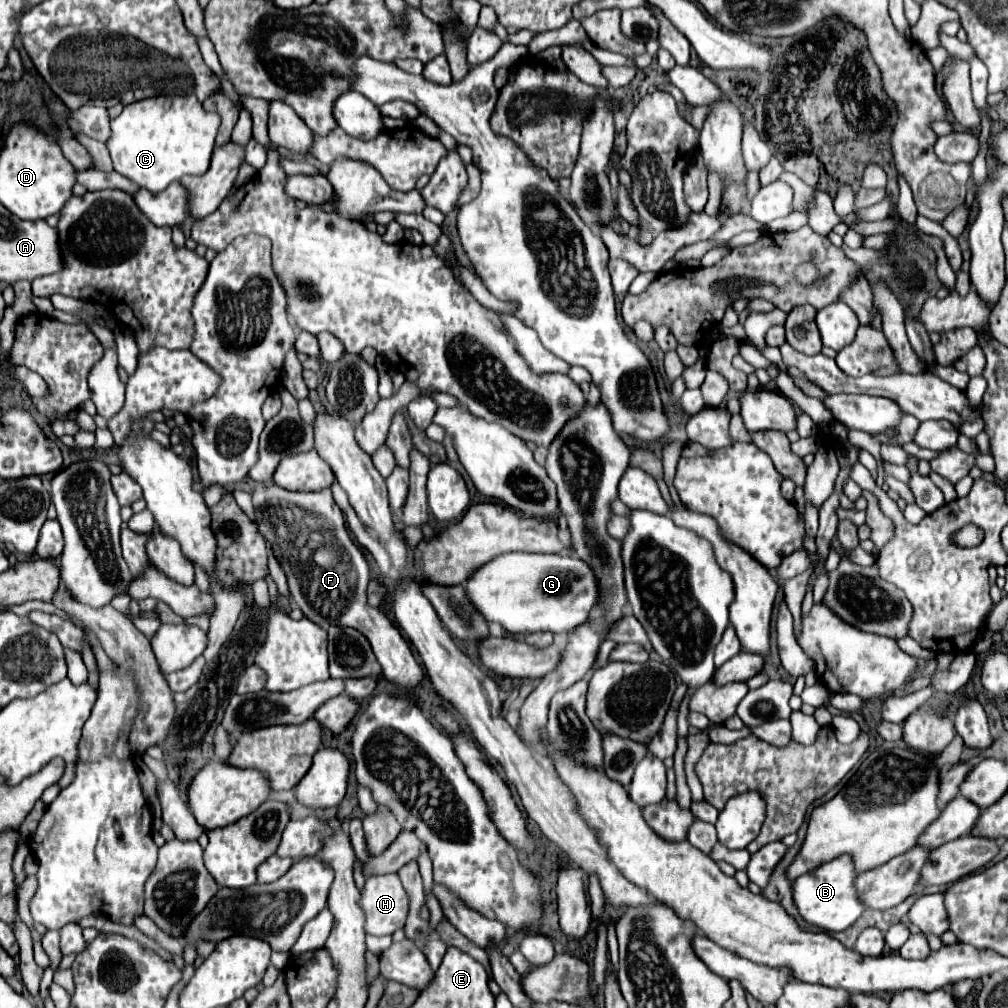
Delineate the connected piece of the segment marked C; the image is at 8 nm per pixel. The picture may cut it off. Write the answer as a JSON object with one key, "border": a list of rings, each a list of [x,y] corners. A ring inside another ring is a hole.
{"border":[[[157,96],[155,100],[125,106],[123,112],[111,120],[107,148],[115,172],[149,192],[161,192],[183,176],[203,176],[207,172],[217,128],[219,116],[205,112],[195,96]]]}

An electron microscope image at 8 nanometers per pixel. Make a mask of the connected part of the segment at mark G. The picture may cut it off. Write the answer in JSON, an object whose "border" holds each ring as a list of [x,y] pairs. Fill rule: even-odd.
{"border":[[[563,554],[497,556],[491,564],[475,570],[463,588],[489,622],[499,622],[511,634],[569,634],[571,628],[585,624],[589,612],[599,604],[599,582],[593,568],[579,556]]]}

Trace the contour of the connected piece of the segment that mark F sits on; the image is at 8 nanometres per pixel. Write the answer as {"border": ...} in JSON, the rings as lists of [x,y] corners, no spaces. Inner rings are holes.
{"border":[[[259,484],[251,492],[251,502],[259,534],[271,544],[275,558],[287,574],[291,602],[321,628],[349,626],[359,630],[369,640],[387,680],[407,688],[417,686],[423,670],[413,658],[409,644],[391,620],[367,602],[369,566],[361,550],[351,542],[343,512],[335,504],[331,490],[293,494],[277,484]]]}

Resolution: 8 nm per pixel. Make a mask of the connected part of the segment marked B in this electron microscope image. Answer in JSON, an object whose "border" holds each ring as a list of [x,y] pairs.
{"border":[[[845,854],[815,868],[815,872],[807,872],[807,874],[799,876],[793,886],[793,898],[795,898],[795,904],[801,912],[801,916],[809,924],[815,924],[825,932],[847,930],[853,922],[857,922],[857,918],[865,910],[865,904],[855,888],[855,880],[857,880],[855,862],[851,856],[845,856]]]}

